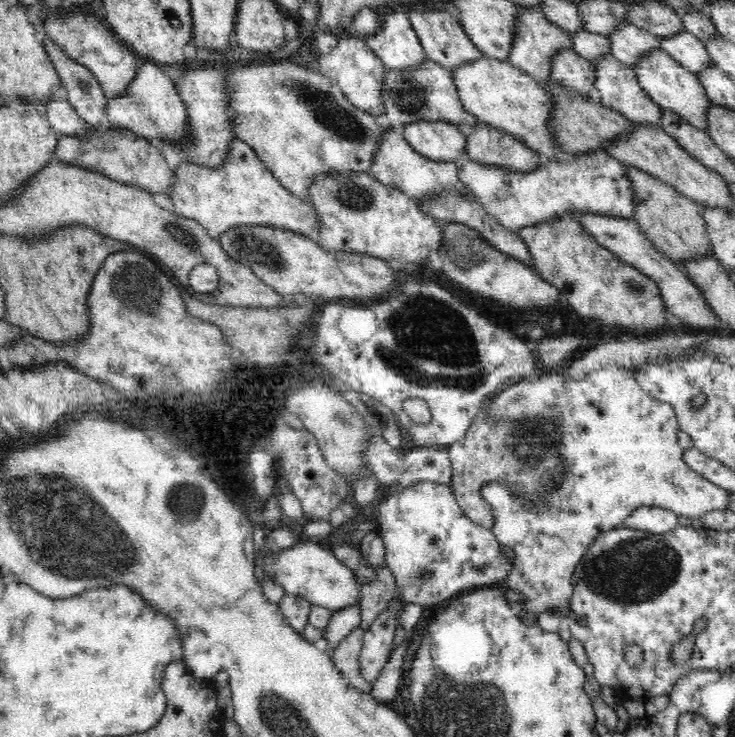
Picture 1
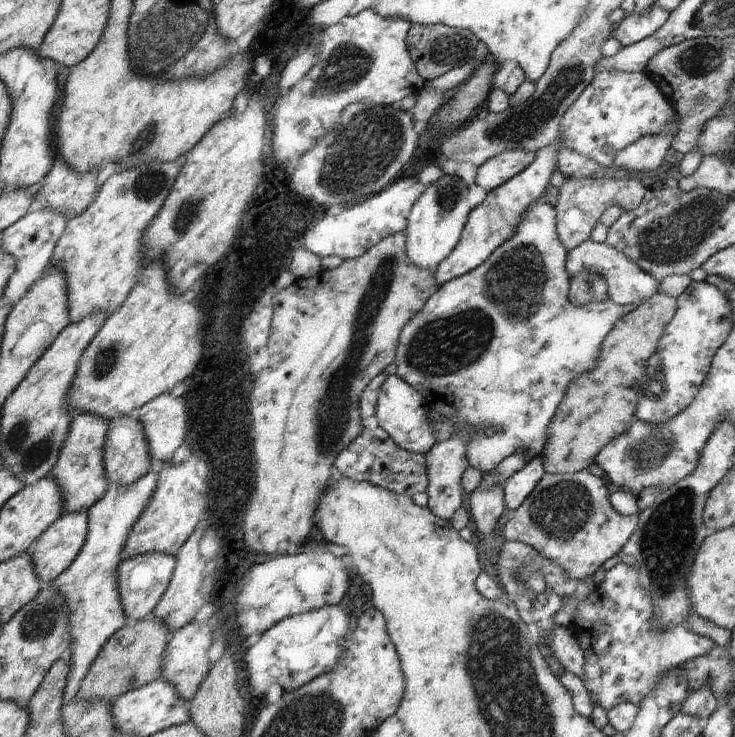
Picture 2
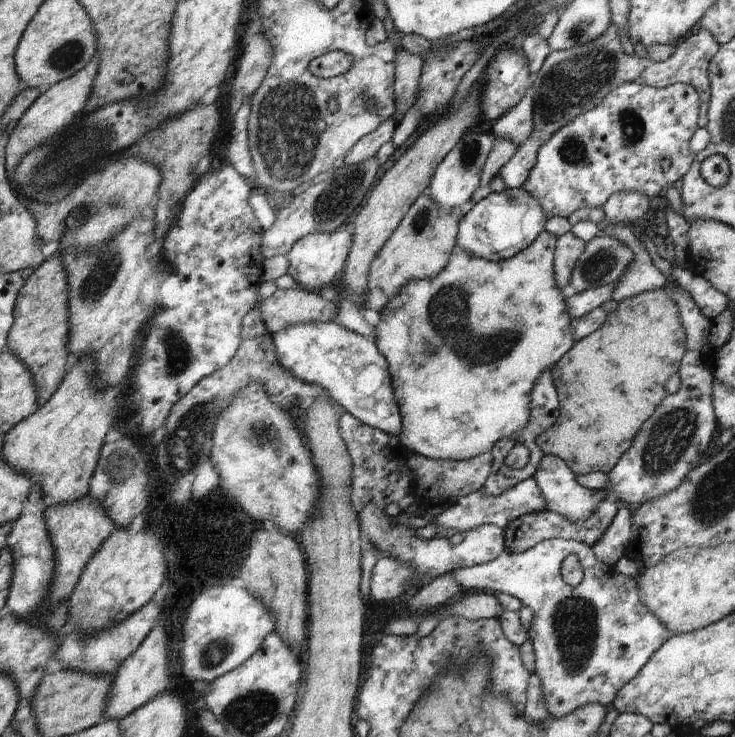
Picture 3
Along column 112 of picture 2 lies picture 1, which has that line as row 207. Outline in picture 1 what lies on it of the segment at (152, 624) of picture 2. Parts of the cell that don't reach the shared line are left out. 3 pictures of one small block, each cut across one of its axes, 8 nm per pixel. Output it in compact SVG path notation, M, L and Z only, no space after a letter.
M628 167L626 171L626 177L630 179L636 193L636 208L632 217L656 250L677 264L688 259L714 256L706 222L701 213L702 206L638 168Z

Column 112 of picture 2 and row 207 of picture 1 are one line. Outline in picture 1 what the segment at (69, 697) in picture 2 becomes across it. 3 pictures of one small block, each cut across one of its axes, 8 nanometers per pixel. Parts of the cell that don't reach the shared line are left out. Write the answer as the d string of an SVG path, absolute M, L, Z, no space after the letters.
M602 149L580 153L580 156L574 156L574 160L542 159L540 168L534 172L511 173L498 166L470 160L460 168L460 183L472 191L476 201L488 214L495 216L501 226L518 232L574 211L633 218L636 193L626 177L628 167Z

